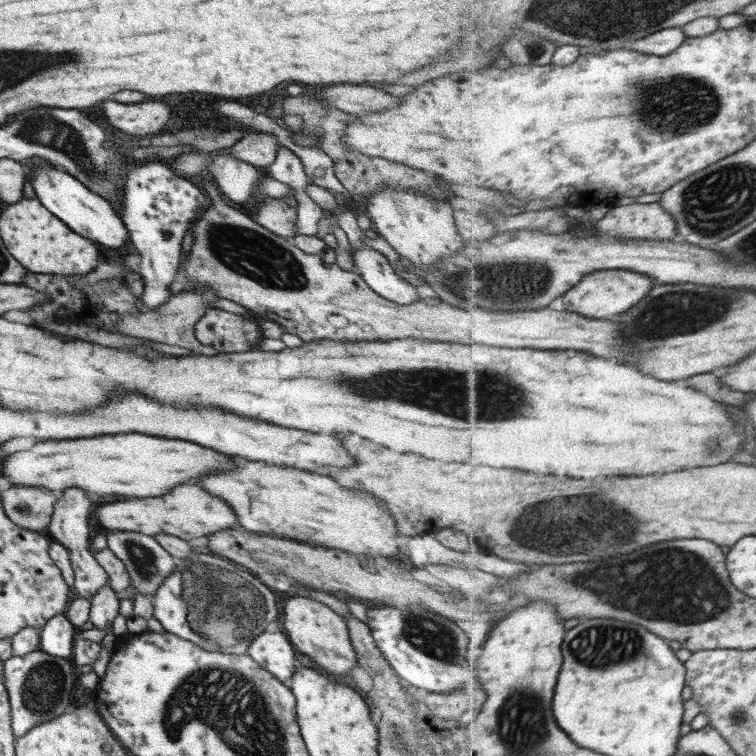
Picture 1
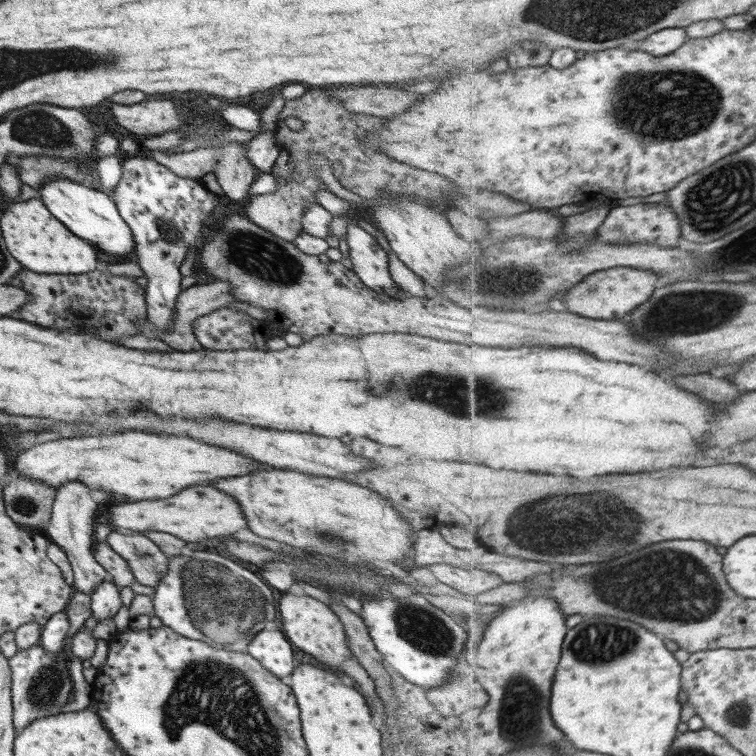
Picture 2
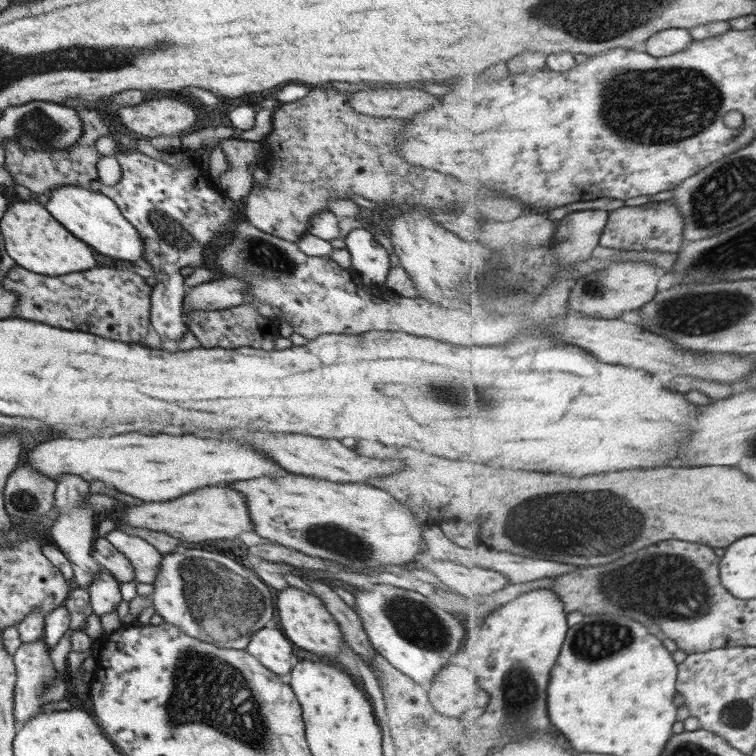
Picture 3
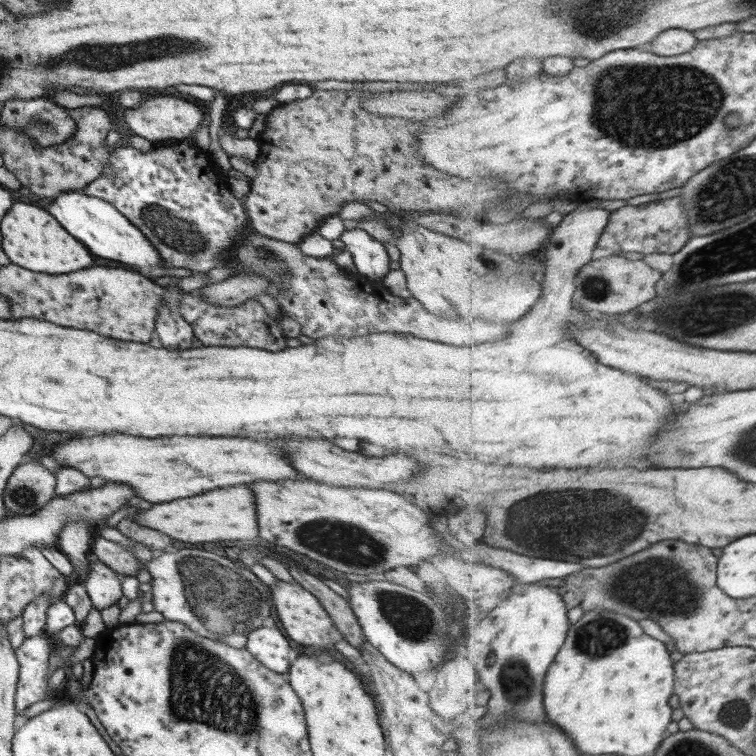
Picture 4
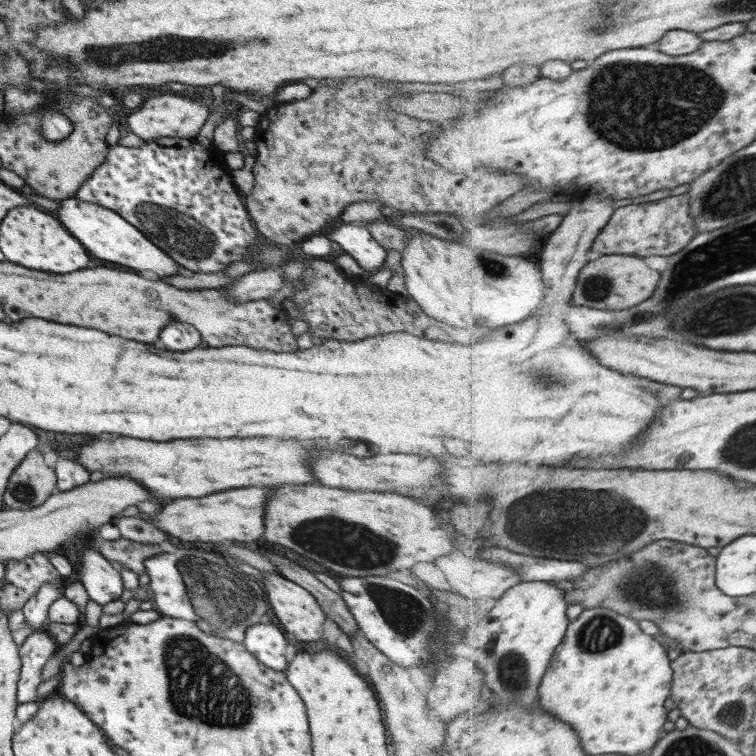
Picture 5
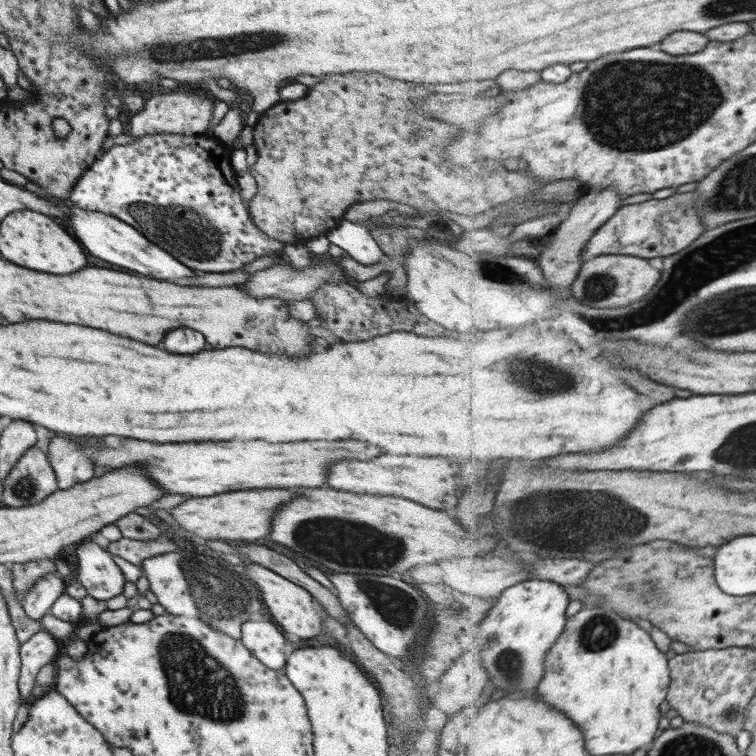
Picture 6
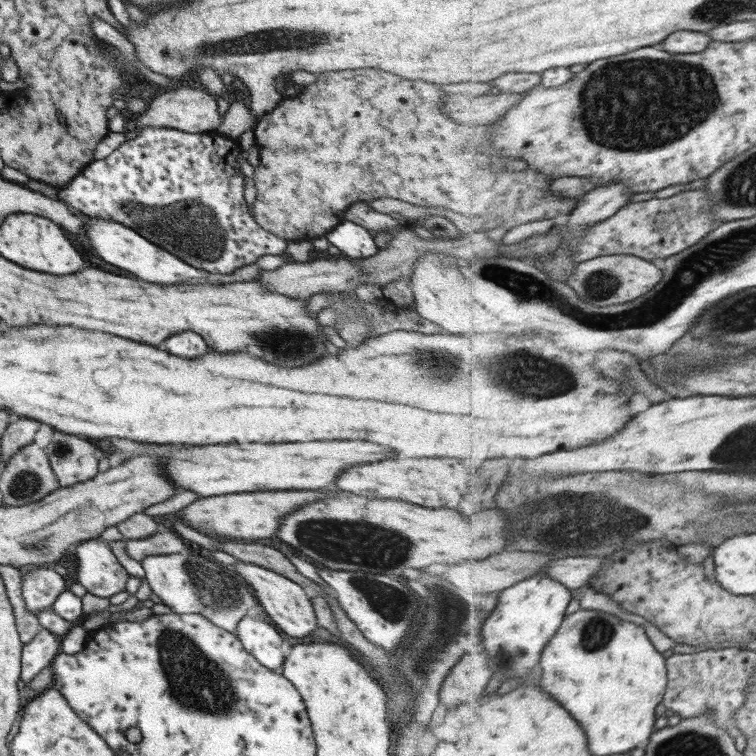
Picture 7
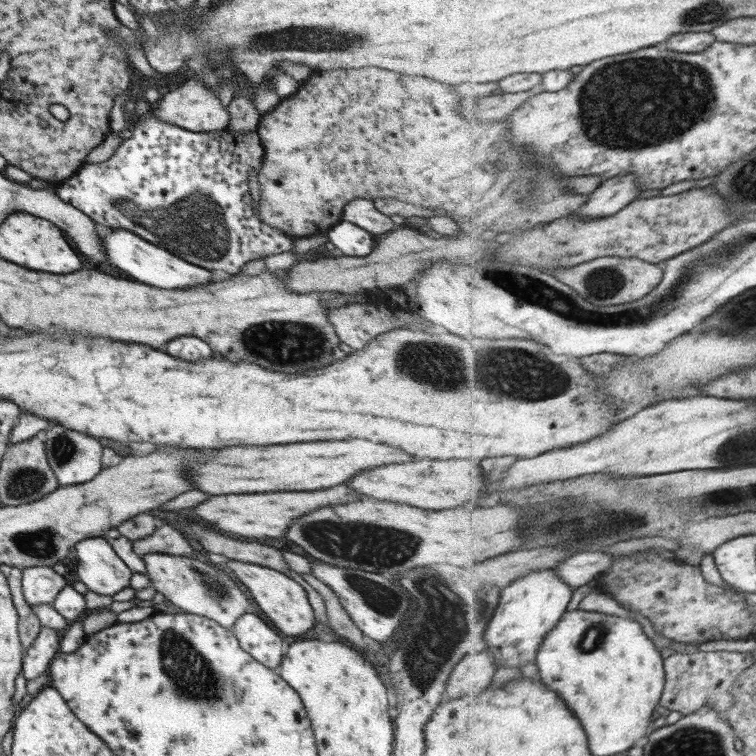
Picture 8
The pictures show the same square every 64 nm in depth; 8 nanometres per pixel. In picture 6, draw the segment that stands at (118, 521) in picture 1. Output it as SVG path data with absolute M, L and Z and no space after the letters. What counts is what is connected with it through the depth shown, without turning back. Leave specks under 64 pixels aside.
M244 490L244 492L226 492L210 496L210 498L190 498L184 504L171 510L174 520L188 532L181 530L180 536L194 542L208 540L235 541L244 540L254 543L270 535L274 512L294 498L296 494L290 490Z

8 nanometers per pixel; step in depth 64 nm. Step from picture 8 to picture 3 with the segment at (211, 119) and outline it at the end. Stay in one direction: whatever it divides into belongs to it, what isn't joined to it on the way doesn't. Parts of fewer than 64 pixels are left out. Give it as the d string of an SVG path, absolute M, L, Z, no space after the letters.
M172 98L151 99L132 107L121 107L118 115L122 124L148 139L156 136L181 138L182 132L192 128L197 120L192 106Z

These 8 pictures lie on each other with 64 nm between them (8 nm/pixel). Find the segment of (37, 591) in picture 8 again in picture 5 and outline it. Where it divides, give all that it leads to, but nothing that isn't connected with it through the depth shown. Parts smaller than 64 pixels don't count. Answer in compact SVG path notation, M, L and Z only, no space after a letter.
M44 583L44 586L28 602L24 603L23 615L26 622L35 628L35 631L43 630L46 627L51 604L63 596L62 588L58 588L56 583Z

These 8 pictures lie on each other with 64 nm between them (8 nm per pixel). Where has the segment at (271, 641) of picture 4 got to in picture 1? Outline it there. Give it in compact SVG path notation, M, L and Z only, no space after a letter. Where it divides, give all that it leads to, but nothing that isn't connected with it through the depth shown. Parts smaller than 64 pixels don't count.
M274 628L259 634L250 644L247 655L261 668L272 672L280 682L296 672L296 654L289 637Z

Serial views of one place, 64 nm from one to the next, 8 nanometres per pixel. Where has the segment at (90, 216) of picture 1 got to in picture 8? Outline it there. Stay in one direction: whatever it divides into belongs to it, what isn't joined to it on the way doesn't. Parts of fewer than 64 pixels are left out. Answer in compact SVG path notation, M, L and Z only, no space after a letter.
M96 224L107 259L115 264L120 270L128 272L129 278L150 286L175 290L180 288L192 288L202 284L210 284L212 281L212 271L202 268L200 265L190 264L182 260L179 256L174 256L171 252L160 248L155 244L140 238L130 230L125 228L107 228Z

